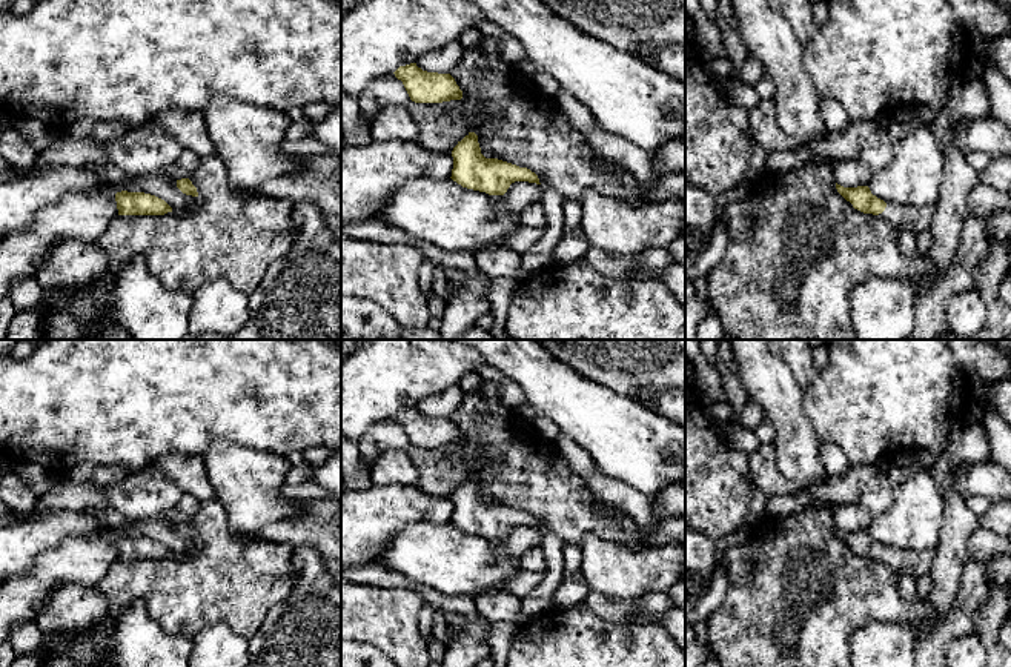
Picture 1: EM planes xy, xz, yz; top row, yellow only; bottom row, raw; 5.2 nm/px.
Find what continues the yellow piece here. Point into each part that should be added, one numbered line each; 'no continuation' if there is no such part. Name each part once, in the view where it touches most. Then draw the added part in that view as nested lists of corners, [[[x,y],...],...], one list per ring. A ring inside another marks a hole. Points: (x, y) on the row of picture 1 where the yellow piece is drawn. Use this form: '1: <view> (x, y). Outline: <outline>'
1: yz (913, 219). Outline: [[[887,203],[885,211],[879,217],[894,224],[899,231],[913,231],[919,235],[931,229],[934,211],[936,204],[914,207]]]

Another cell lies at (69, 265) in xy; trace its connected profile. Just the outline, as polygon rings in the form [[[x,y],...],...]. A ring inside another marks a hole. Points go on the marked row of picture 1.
[[[65,238],[49,247],[35,278],[43,289],[75,290],[95,284],[108,269],[109,260],[95,243]]]

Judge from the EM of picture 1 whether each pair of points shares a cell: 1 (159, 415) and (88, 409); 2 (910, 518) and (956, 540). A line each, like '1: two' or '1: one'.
1: one
2: two

